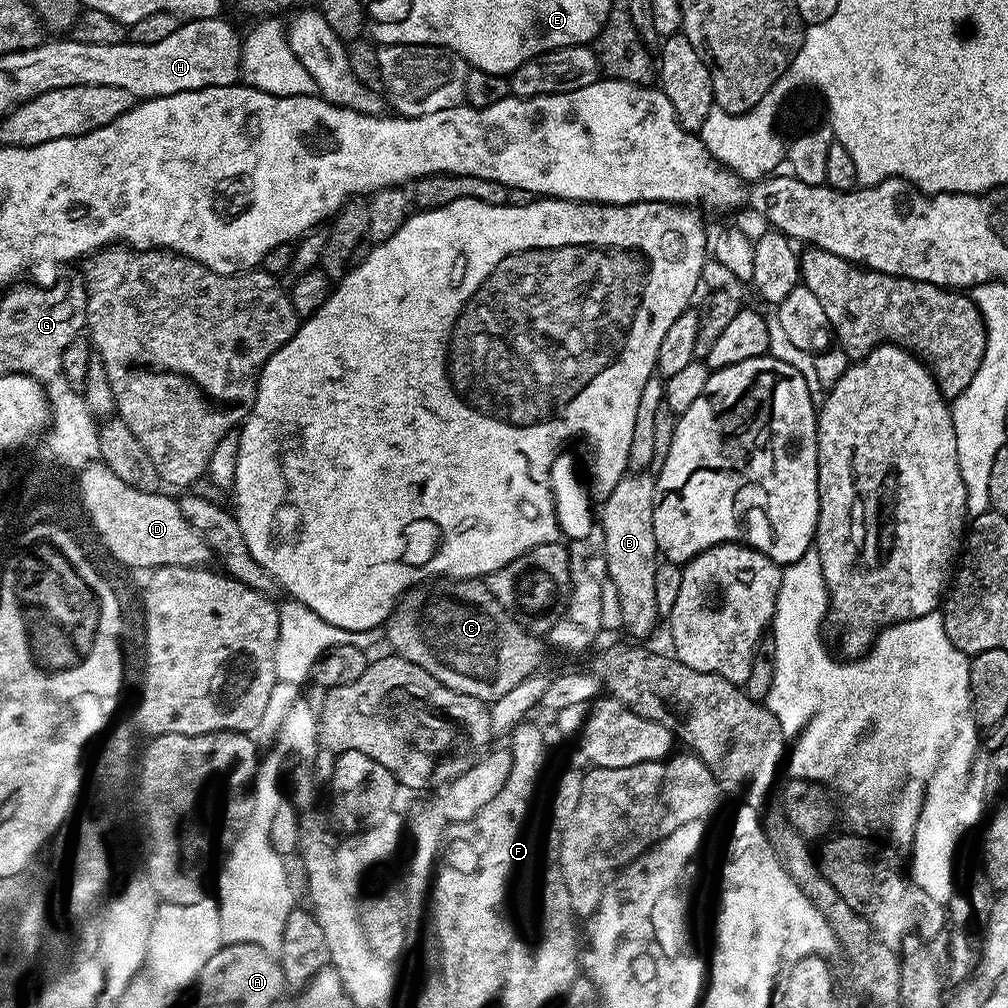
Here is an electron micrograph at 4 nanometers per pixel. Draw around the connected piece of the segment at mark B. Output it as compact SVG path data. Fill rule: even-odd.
M636 470L631 474L625 474L614 486L608 500L603 501L598 508L598 521L605 534L605 562L608 564L607 579L614 589L615 599L621 603L621 622L632 636L648 636L656 628L656 591L654 590L654 578L658 563L658 549L654 538L654 490L655 479L647 471Z

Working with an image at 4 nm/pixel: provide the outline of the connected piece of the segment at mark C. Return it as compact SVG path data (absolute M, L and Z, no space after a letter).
M436 578L415 588L409 588L396 602L396 609L388 615L388 644L393 653L410 662L414 666L422 666L426 674L430 674L440 684L450 690L470 694L474 698L491 702L502 698L502 694L514 690L528 676L537 675L540 659L544 656L544 648L523 628L521 621L513 613L504 608L490 594L487 583L483 579L449 580Z

